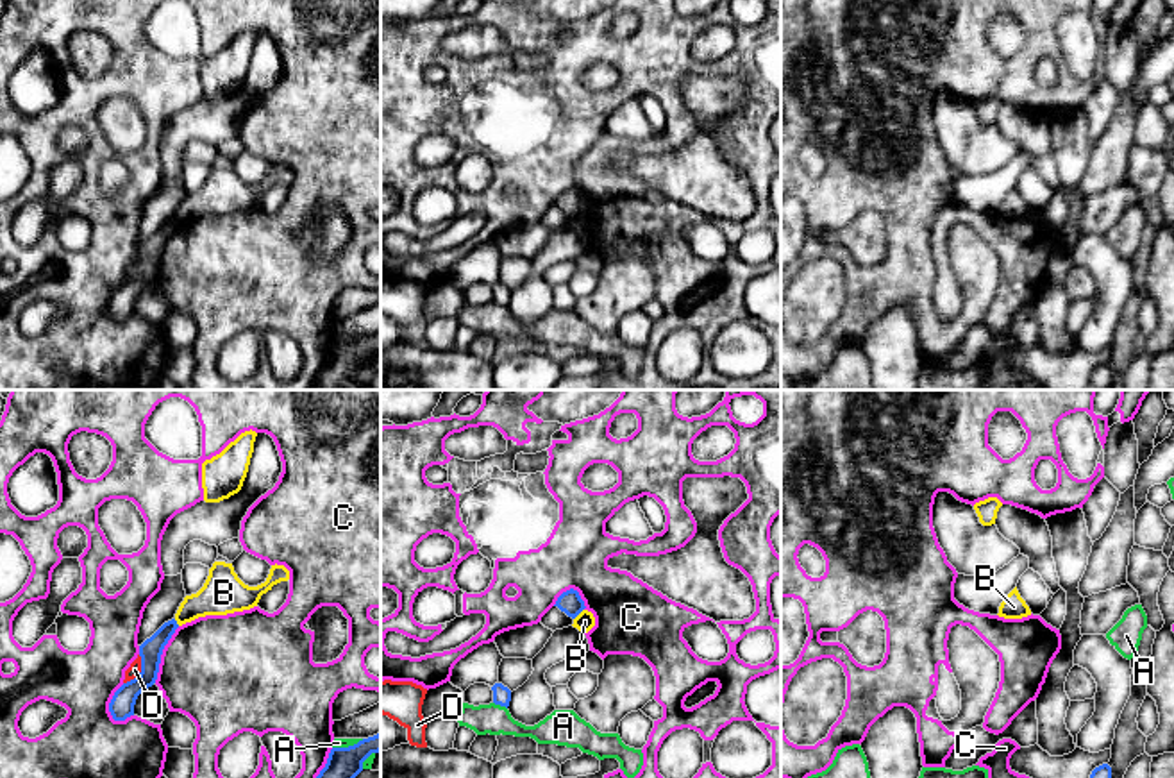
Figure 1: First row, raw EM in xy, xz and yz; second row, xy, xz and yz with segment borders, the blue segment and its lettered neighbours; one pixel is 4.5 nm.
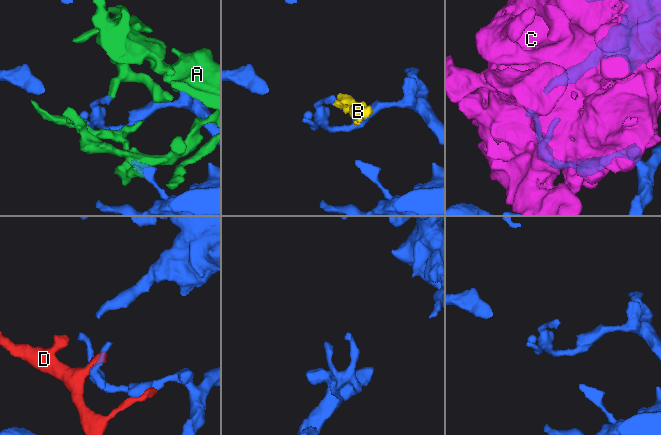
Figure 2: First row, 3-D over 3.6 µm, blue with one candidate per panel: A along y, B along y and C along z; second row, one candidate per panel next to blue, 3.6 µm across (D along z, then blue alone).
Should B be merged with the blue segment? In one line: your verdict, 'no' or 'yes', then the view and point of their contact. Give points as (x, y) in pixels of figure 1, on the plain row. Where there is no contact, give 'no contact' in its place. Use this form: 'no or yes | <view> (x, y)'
no | xz (579, 211)

